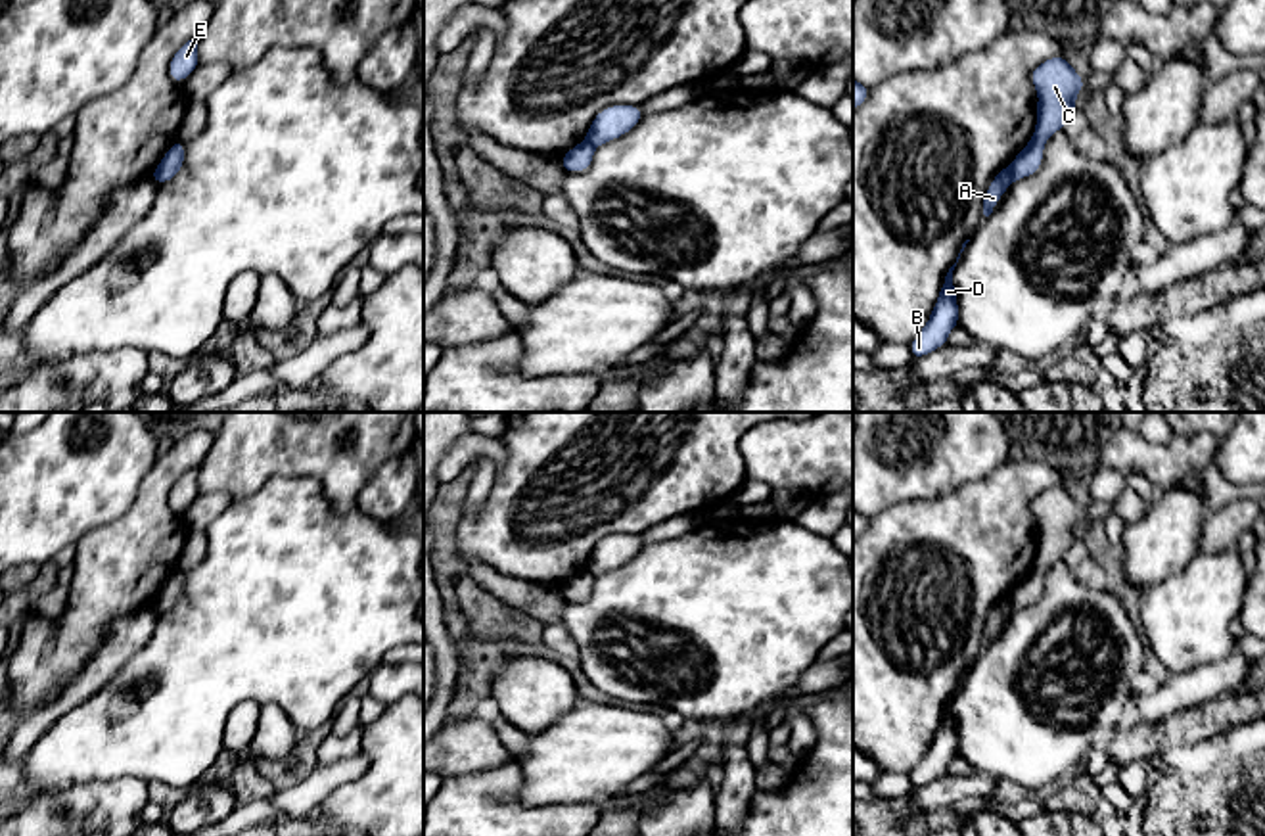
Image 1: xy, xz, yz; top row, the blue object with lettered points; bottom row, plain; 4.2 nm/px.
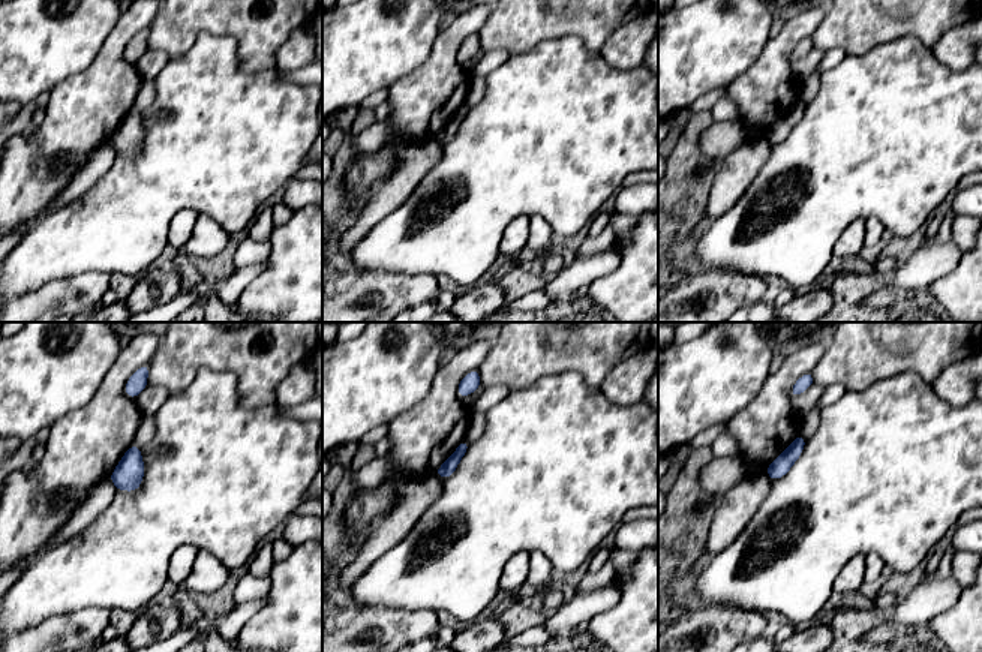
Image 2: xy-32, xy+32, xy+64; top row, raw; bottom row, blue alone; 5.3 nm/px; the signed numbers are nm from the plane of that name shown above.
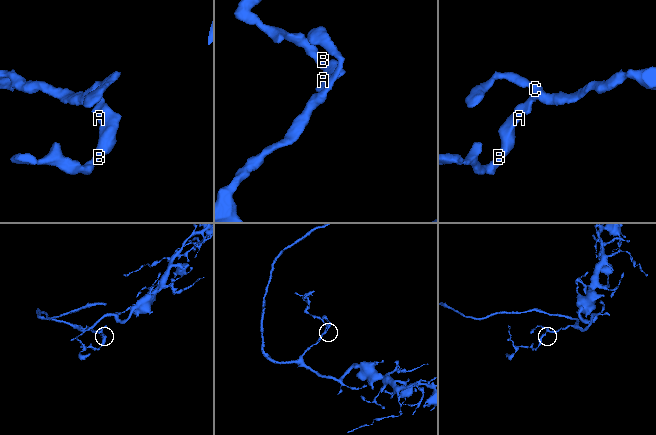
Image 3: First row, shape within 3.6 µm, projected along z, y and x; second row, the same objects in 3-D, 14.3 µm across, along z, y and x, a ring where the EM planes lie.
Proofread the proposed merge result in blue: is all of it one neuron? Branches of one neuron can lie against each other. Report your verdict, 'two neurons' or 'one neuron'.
two neurons

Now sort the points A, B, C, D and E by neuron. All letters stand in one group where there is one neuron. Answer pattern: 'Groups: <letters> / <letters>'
Groups: A B D / C E

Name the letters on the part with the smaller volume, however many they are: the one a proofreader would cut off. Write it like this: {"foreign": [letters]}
{"foreign": ["A", "B", "D"]}

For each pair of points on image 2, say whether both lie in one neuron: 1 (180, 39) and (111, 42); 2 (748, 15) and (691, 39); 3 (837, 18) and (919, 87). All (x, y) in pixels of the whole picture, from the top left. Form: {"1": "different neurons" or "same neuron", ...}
{"1": "different neurons", "2": "same neuron", "3": "different neurons"}

